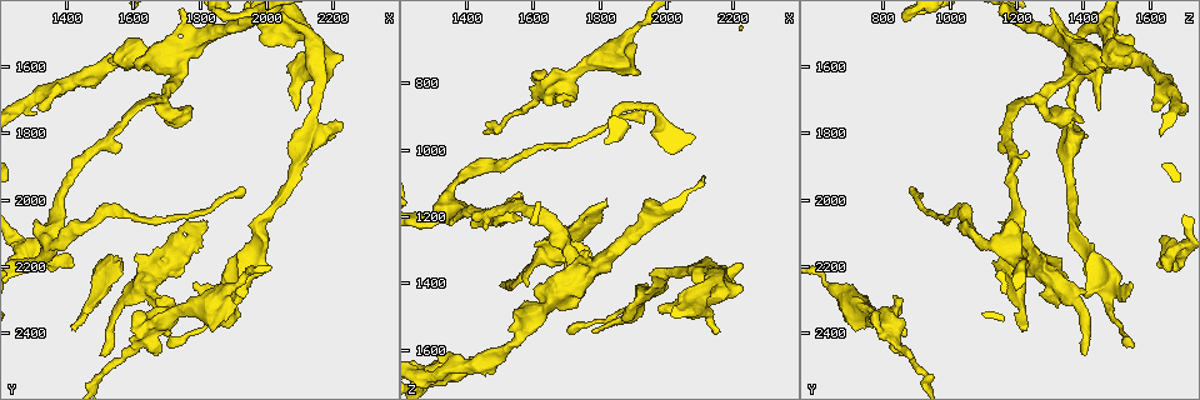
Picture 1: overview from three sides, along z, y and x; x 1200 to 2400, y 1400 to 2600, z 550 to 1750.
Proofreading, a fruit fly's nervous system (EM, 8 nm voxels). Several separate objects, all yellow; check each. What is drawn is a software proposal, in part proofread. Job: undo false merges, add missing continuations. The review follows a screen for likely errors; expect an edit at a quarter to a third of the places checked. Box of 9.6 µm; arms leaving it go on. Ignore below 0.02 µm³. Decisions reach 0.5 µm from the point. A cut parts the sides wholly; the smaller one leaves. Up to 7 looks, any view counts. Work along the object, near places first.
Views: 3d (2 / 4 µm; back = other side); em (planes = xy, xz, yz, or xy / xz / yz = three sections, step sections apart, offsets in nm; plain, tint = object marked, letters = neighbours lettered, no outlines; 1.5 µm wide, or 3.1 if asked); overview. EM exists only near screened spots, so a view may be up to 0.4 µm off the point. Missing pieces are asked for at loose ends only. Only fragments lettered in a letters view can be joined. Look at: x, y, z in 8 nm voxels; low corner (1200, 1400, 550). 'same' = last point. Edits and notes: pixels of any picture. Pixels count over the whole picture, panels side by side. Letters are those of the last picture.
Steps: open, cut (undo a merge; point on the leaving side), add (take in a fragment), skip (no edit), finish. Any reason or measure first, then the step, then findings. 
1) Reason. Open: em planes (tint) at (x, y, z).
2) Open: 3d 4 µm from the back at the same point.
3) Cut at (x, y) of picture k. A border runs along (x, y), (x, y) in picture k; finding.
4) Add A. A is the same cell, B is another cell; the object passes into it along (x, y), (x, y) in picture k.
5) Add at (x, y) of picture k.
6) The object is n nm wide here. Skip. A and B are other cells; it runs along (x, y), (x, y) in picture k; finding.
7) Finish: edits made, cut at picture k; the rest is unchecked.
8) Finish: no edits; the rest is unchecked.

Calibre changes. Open: em planes (letters) at (1290, 2160, 1670).

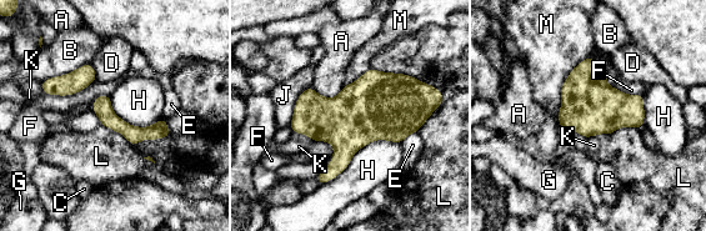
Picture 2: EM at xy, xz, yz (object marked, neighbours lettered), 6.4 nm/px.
Skip. A, B, C, D, E, F, G, H, J, K, L and M are other cells; a border runs along (596, 135), (591, 135), (587, 139) in picture 2; continuous, no second neuron.

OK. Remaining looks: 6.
Open: 3d 2 µm at (1550, 2190, 1130).

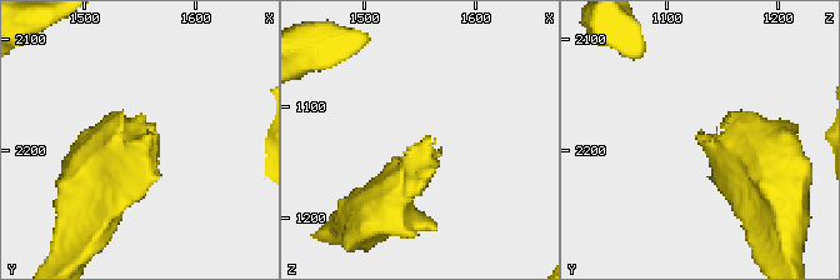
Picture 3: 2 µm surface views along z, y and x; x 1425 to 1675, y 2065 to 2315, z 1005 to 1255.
Open: em planes (letters) at (1556, 2182, 1128).

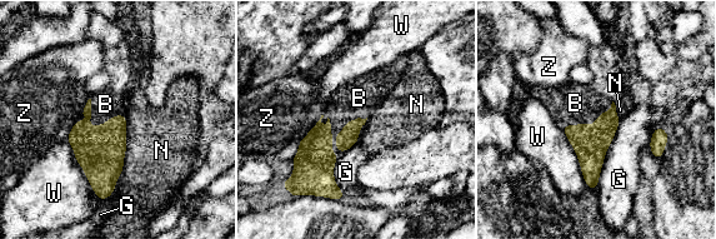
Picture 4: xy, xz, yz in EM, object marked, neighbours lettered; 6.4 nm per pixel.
The object is 170 nm wide here. Add B. B is the same cell, G, N, W and Z are other cells; the neuron continues.

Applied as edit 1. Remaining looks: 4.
Redraw. Open: overview.

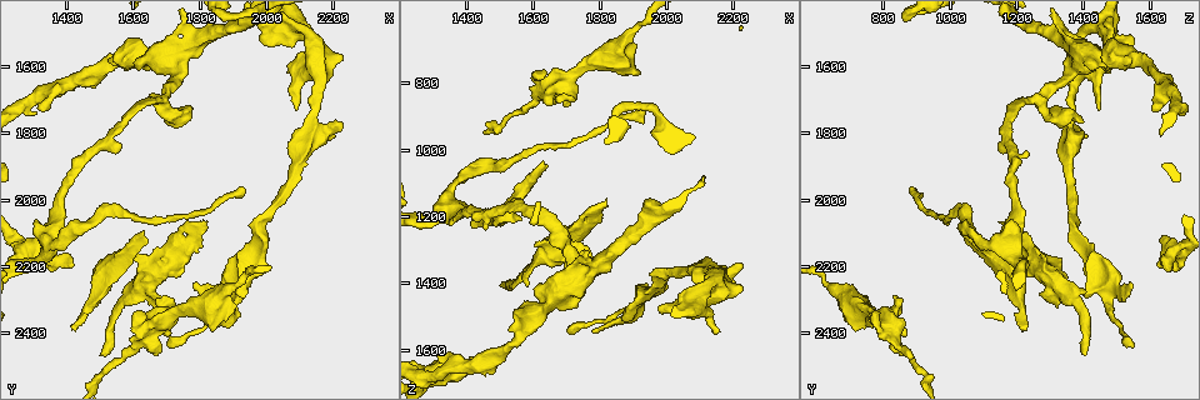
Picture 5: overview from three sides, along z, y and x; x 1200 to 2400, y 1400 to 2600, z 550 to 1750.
Thin end. Open: em planes (letters) at (1500, 2460, 1410).

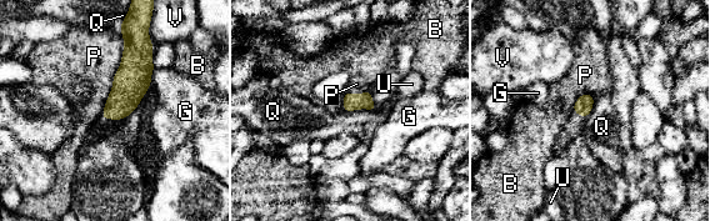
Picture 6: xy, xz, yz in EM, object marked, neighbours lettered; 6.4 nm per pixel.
The longest contact is with P, 400 nm. Skip. B, G, P, Q, U and V are other cells; a border runs along (376, 109), (343, 111) in picture 6; no lettered fragment goes on from it.

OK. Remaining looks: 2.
Finish: edits made, add at picture 4; the rest is unchecked.

